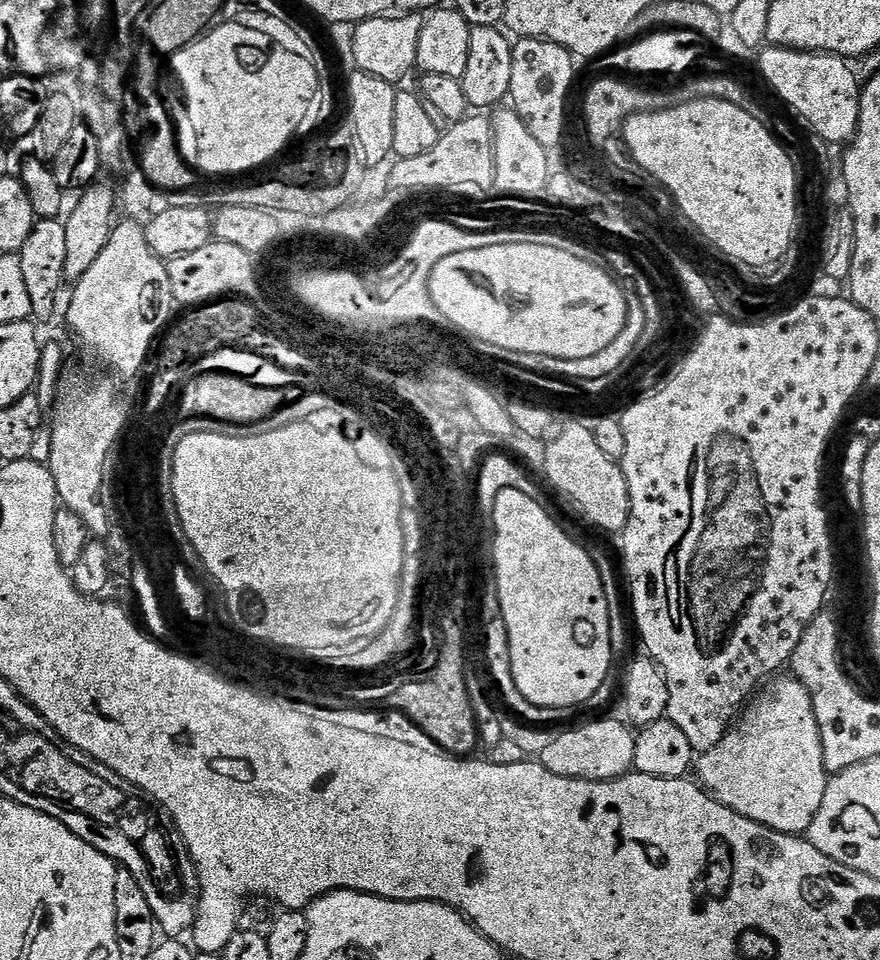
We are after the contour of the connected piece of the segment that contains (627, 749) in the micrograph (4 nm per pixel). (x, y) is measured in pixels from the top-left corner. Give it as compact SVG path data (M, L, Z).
M596 720L593 724L572 728L561 736L553 735L551 742L540 749L539 763L554 774L575 780L618 779L634 765L636 738L627 723L617 720Z

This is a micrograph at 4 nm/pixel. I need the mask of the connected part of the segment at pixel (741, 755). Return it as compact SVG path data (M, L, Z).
M795 678L780 679L773 679L743 709L742 715L728 729L722 742L718 742L714 750L703 753L695 761L694 772L695 775L700 775L698 777L700 787L710 793L715 800L722 802L722 806L767 828L779 832L804 834L807 833L810 822L814 822L814 814L818 814L818 806L822 806L830 773L824 765L822 738L818 730L818 722L814 718L811 692Z

